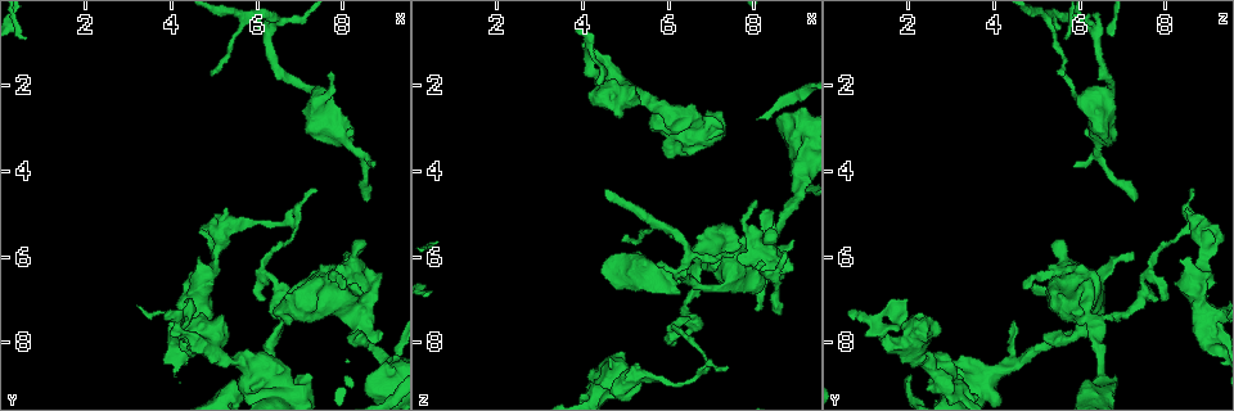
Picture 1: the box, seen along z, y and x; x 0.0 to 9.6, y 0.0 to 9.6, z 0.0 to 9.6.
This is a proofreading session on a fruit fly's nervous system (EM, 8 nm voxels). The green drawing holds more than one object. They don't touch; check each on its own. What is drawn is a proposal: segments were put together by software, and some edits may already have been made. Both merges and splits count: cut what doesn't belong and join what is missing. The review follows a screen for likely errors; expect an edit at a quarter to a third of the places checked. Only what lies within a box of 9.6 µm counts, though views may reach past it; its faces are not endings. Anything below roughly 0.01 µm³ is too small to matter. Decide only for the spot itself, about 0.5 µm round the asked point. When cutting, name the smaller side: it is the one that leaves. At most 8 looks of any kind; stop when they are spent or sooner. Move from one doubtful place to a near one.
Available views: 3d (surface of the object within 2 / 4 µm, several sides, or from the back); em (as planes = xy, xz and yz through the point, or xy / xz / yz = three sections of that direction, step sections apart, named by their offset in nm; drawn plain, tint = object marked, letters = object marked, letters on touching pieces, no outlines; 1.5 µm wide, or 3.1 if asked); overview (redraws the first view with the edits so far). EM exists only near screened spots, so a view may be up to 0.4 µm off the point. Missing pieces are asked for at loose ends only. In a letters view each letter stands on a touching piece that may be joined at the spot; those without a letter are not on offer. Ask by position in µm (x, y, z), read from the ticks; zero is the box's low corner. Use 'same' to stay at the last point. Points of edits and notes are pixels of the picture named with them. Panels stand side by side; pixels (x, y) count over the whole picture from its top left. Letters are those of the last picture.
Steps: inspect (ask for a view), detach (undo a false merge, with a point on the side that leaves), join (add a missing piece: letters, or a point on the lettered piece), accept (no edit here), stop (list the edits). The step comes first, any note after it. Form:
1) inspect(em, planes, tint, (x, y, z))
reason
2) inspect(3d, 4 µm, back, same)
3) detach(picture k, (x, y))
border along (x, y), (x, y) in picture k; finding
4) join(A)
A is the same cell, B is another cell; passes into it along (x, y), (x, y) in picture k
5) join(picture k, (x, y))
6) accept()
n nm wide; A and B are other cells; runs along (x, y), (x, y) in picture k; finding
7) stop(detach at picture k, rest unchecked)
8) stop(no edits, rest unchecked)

inspect(em, planes, letters, (8.60, 4.75, 7.25))
thin end

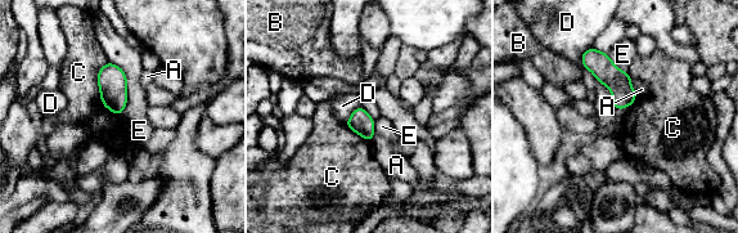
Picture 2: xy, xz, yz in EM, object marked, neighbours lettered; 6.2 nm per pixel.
accept()
C touches over 360 nm; A, B, C, D and E are other cells; runs along (590, 52), (620, 85), (626, 103) in picture 2; none of them fits

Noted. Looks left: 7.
inspect(em, xz, step 8, letters, (6.10, 7.00, 8.10))
free end

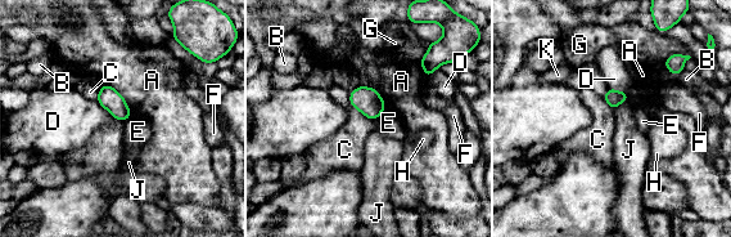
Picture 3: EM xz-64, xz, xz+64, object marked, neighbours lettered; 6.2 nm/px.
accept()
100 nm wide; A, B, C, D, E, F, G, H, J and K are other cells; border along (350, 92), (350, 103), (373, 121) in picture 3; none of them fits

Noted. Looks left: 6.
inspect(3d, 2 µm, (6.65, 7.45, 6.40))
arms part here

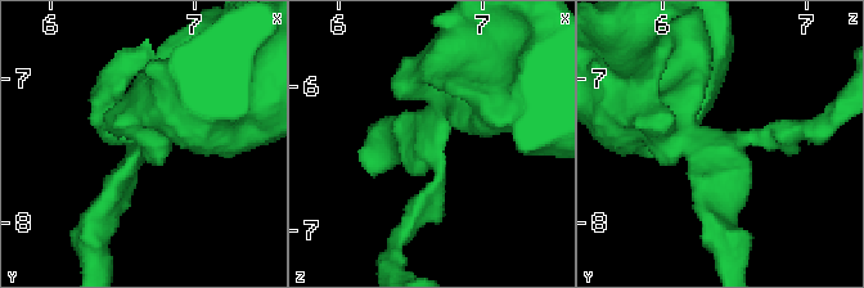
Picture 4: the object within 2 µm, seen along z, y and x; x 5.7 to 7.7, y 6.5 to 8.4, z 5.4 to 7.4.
inspect(em, xy, step 8, tint, (6.70, 7.42, 6.36))
3 arms; now the EM

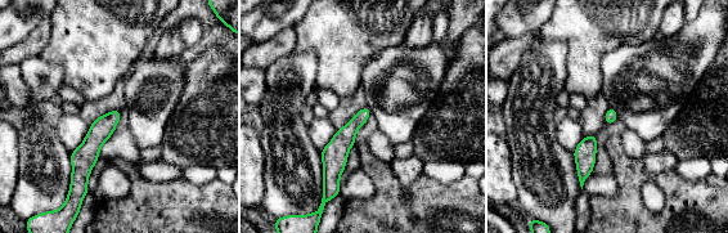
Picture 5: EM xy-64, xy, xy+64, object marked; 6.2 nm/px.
inspect(em, planes, letters, same)
another direction

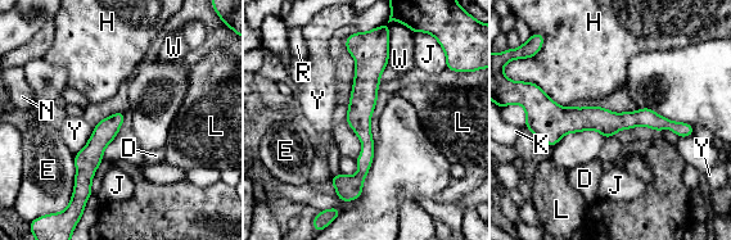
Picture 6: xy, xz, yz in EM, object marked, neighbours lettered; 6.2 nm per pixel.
accept()
140 nm wide; H touches over 400 nm; D, E, H, J, K, L, N, R, W and Y are other cells; continuous, no second neuron

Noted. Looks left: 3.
stop(no edits, rest unchecked)

